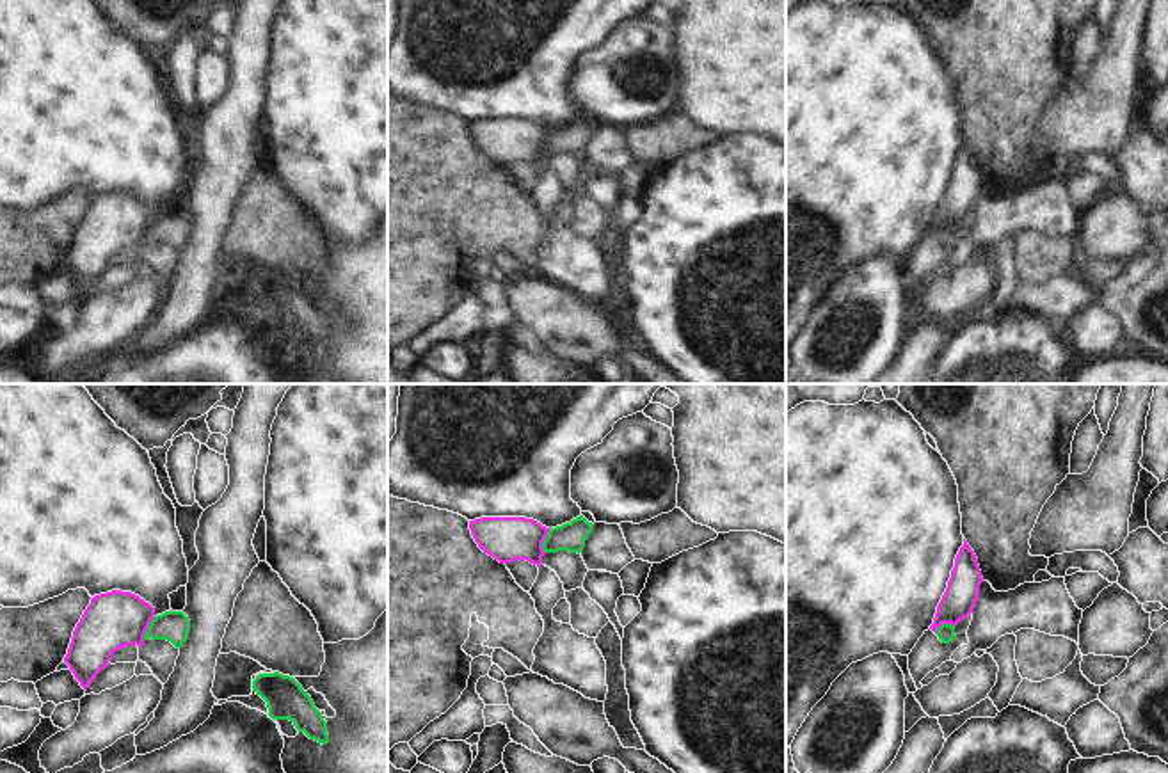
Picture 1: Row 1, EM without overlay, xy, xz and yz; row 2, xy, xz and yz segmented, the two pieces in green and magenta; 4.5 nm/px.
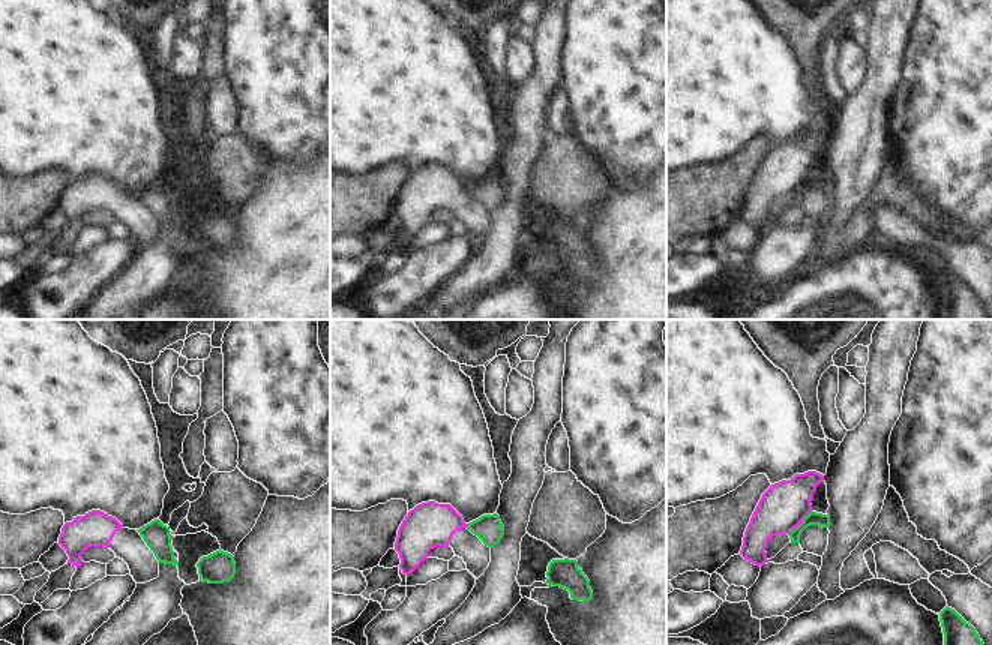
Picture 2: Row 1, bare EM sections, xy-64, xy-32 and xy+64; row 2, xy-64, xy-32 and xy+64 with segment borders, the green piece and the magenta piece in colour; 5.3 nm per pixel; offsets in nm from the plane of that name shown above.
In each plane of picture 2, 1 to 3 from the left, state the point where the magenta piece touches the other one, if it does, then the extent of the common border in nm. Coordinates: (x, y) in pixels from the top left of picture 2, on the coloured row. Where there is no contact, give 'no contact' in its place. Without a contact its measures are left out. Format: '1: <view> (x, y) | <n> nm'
1: no contact
2: xy-32 (467, 525) | 30 nm
3: xy+64 (802, 522) | 180 nm

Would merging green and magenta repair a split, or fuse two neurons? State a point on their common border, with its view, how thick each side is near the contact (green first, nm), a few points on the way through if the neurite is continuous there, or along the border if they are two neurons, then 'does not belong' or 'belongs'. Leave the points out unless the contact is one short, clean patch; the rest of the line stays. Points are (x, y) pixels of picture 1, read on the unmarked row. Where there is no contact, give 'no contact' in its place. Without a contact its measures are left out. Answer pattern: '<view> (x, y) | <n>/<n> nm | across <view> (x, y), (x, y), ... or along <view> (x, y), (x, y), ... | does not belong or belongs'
xz (543, 144) | 130/200 nm | along xz (550, 132), (543, 144), (544, 155) | does not belong

